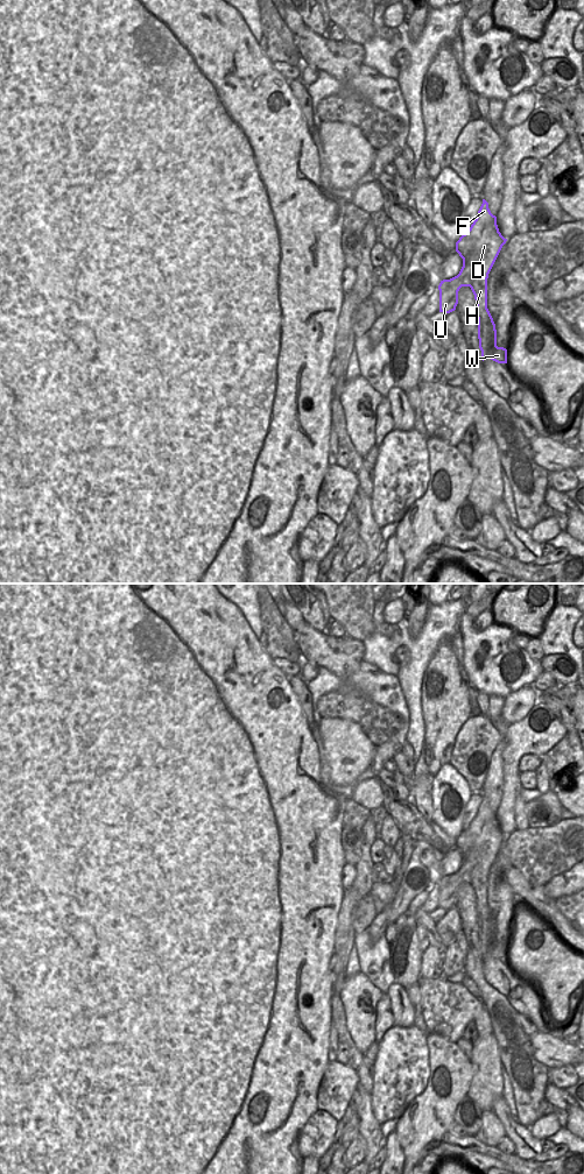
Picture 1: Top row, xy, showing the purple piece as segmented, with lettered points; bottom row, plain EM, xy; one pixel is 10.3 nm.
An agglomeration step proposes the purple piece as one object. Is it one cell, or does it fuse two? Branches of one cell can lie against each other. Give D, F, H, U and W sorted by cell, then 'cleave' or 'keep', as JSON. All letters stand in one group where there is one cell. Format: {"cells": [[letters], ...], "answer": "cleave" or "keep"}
{"cells": [["D", "F", "H", "W"], ["U"]], "answer": "cleave"}

